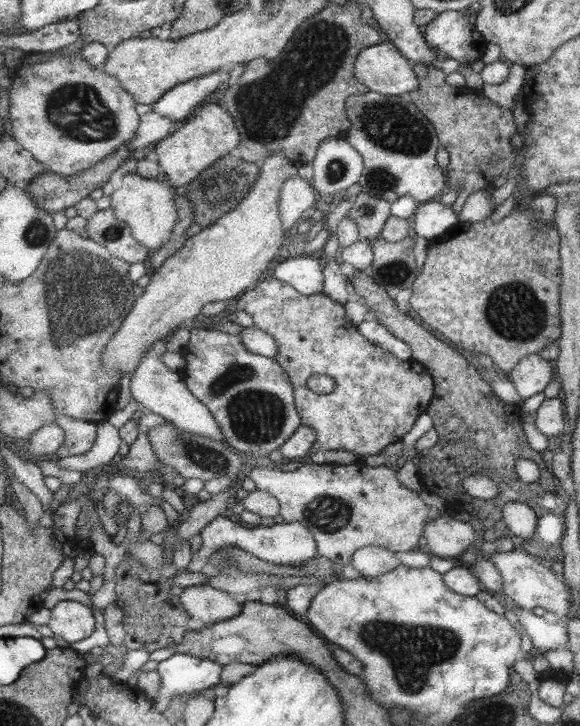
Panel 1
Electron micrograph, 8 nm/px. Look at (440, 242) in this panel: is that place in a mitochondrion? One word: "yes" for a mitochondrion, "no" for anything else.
no

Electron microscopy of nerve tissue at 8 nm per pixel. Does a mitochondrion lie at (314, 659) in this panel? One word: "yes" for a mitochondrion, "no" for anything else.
no

